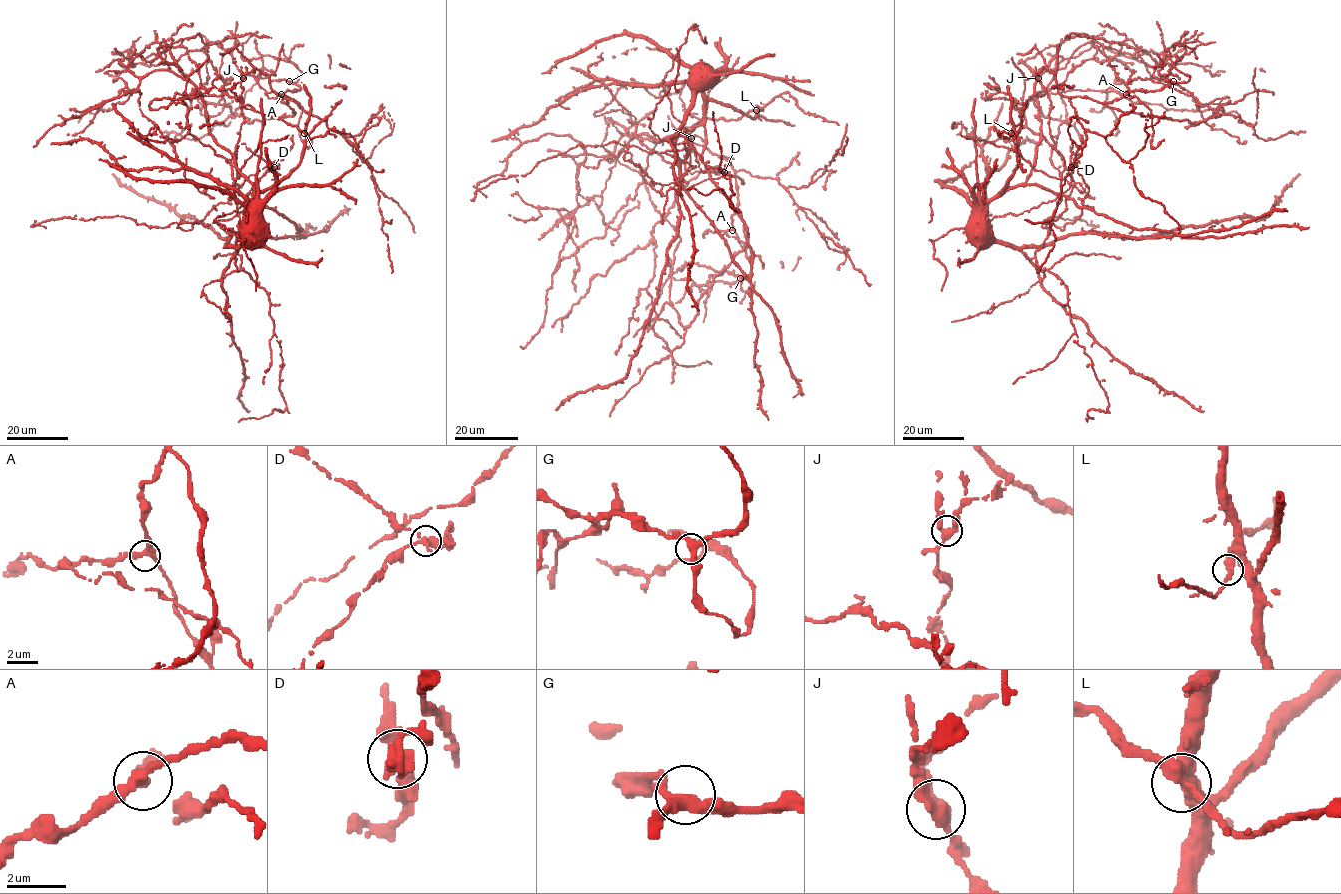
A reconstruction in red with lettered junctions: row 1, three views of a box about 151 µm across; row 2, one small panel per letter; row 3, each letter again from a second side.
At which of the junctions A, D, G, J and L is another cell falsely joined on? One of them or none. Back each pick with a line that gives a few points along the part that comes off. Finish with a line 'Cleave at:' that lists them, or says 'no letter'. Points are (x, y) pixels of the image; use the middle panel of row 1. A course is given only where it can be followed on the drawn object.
D: Course of the part to remove: (724, 172), (695, 171), (673, 179)
Cleave at: D

